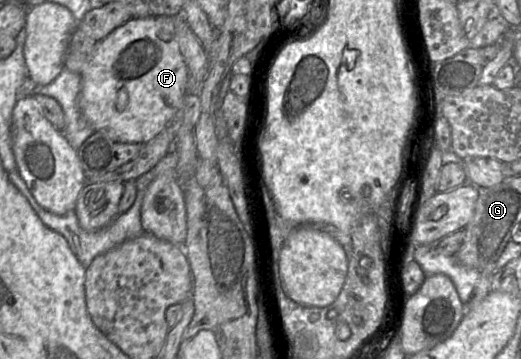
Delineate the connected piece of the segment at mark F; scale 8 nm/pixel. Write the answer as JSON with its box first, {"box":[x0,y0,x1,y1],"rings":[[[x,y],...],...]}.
{"box":[79,16,189,144],"rings":[[[173,16],[131,18],[97,42],[92,58],[81,73],[79,107],[94,131],[106,131],[120,143],[146,144],[157,136],[182,107],[189,90],[189,70],[180,51]]]}

